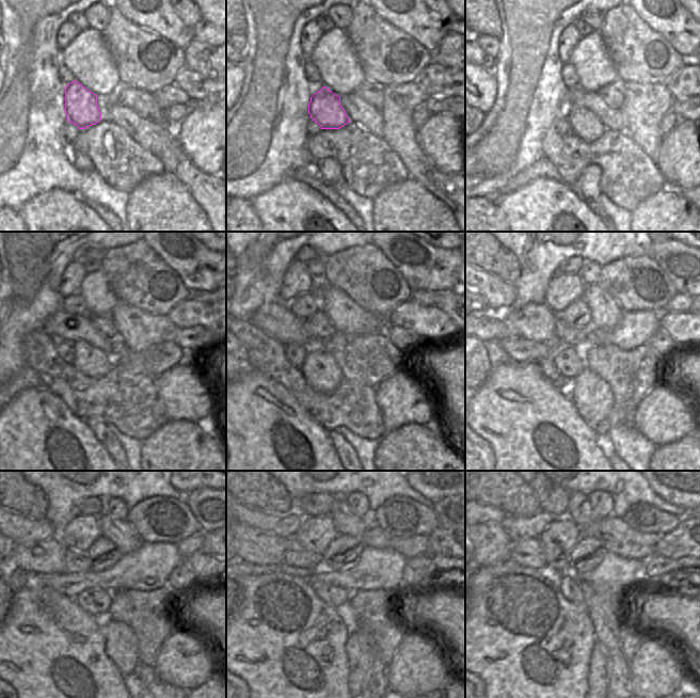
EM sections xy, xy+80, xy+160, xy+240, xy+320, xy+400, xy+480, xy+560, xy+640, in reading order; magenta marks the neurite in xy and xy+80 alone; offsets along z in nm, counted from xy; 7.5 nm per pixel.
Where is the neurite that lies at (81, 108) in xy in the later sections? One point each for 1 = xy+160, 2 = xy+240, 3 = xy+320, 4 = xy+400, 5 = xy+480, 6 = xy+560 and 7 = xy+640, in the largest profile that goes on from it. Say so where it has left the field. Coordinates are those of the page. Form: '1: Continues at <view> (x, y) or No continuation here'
1: Continues at xy+160 (569, 122)
2: Continues at xy+240 (89, 360)
3: Continues at xy+320 (353, 383)
4: Continues at xy+400 (593, 399)
5: Continues at xy+480 (121, 647)
6: Continues at xy+560 (361, 650)
7: Continues at xy+640 (598, 672)

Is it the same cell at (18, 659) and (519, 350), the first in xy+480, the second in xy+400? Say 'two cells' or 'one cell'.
two cells

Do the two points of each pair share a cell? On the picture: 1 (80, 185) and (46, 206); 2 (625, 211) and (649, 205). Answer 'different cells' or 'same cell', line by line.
1: different cells
2: same cell

